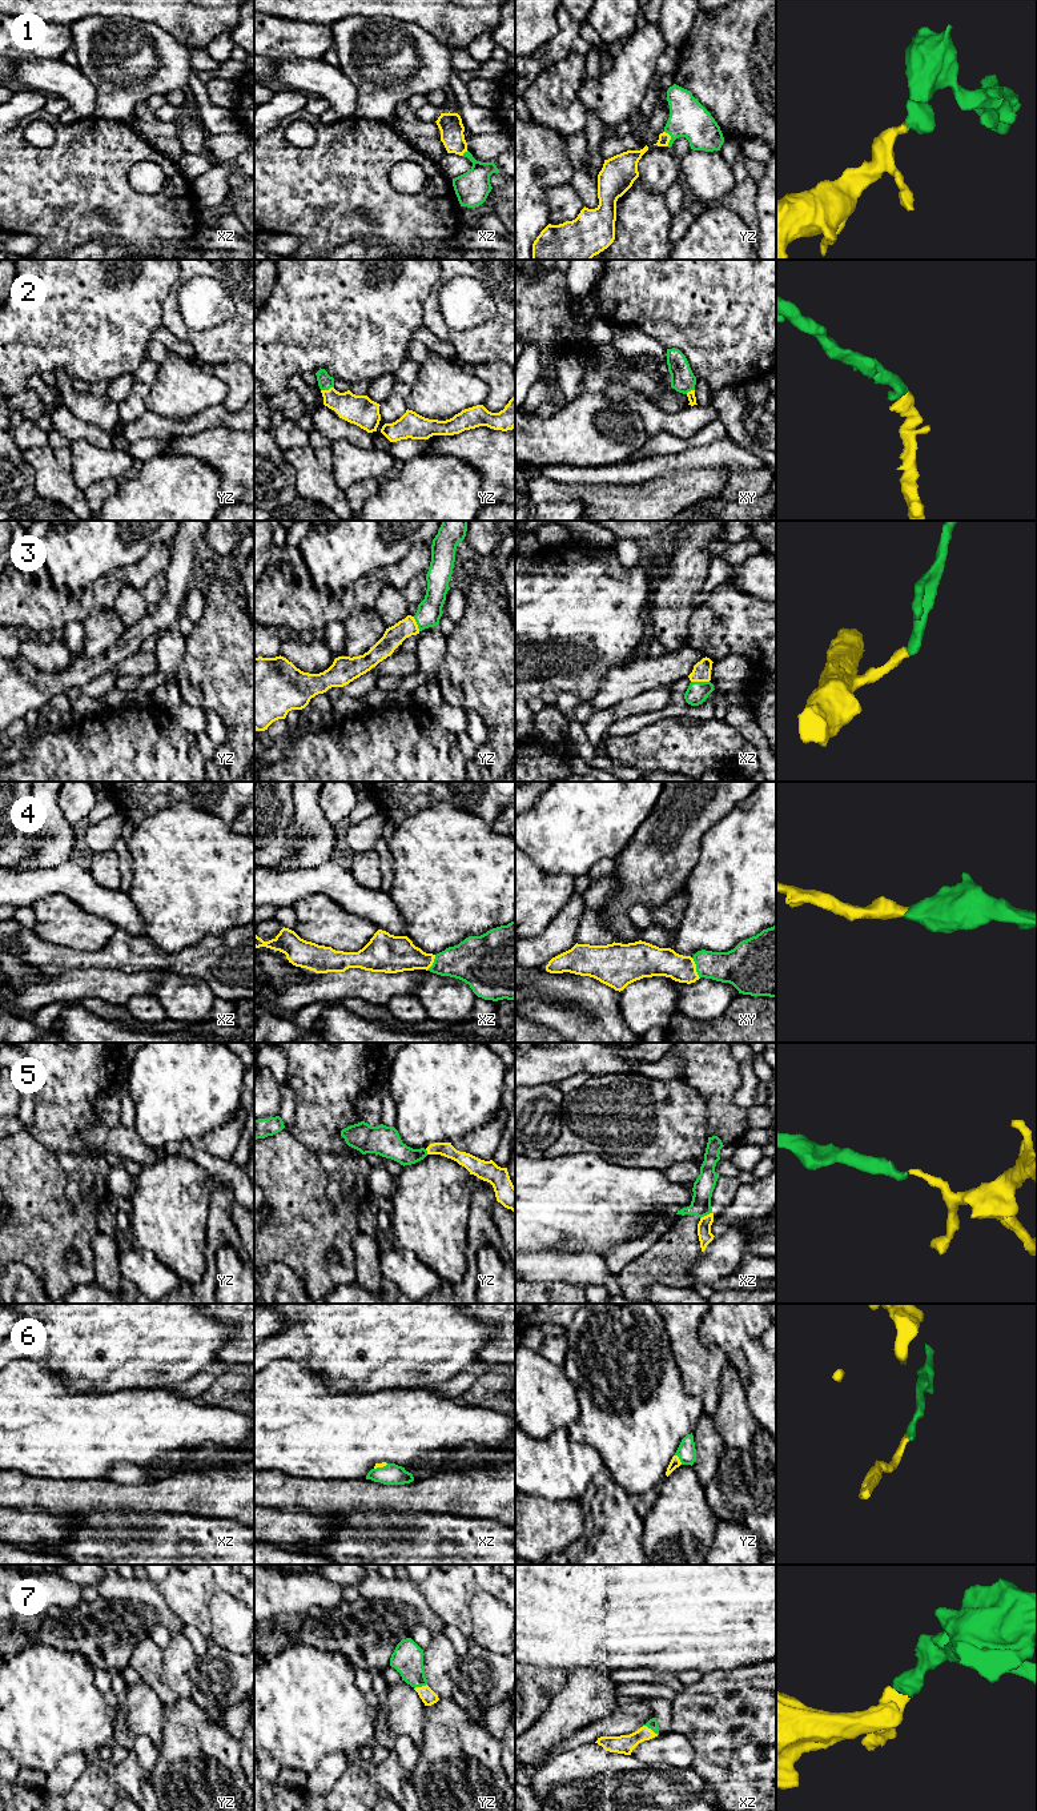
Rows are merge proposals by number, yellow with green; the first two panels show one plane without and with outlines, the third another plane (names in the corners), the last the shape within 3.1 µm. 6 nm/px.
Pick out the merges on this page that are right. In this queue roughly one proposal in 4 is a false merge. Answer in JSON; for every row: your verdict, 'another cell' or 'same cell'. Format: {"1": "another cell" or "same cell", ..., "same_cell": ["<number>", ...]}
{"1": "same cell", "2": "same cell", "3": "same cell", "4": "same cell", "5": "another cell", "6": "same cell", "7": "same cell", "same_cell": ["1", "2", "3", "4", "6", "7"]}

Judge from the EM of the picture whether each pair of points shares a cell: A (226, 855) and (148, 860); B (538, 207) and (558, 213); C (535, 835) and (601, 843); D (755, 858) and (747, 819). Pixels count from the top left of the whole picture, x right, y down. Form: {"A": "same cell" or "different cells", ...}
{"A": "same cell", "B": "different cells", "C": "same cell", "D": "same cell"}

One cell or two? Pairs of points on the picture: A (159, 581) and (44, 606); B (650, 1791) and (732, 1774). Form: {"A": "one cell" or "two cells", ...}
{"A": "two cells", "B": "two cells"}

